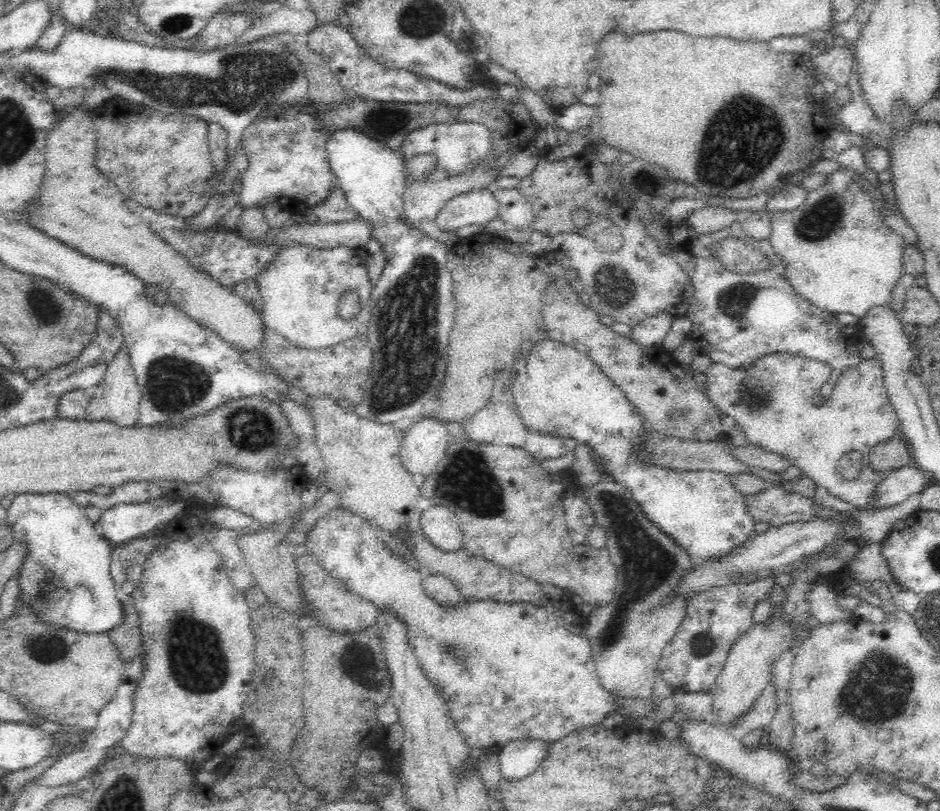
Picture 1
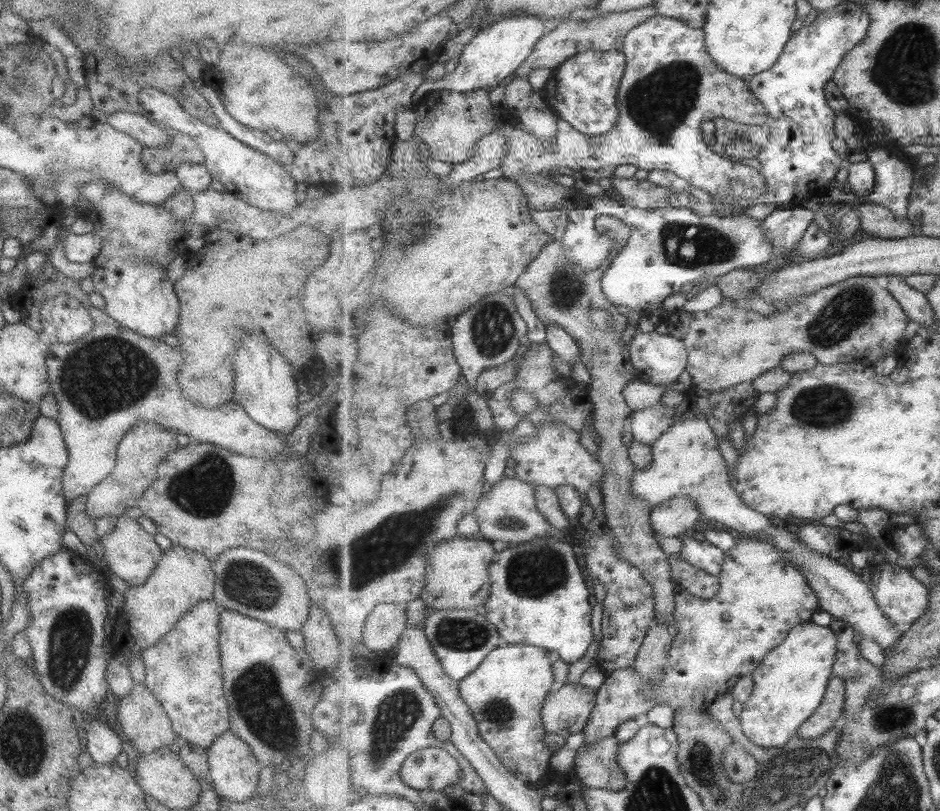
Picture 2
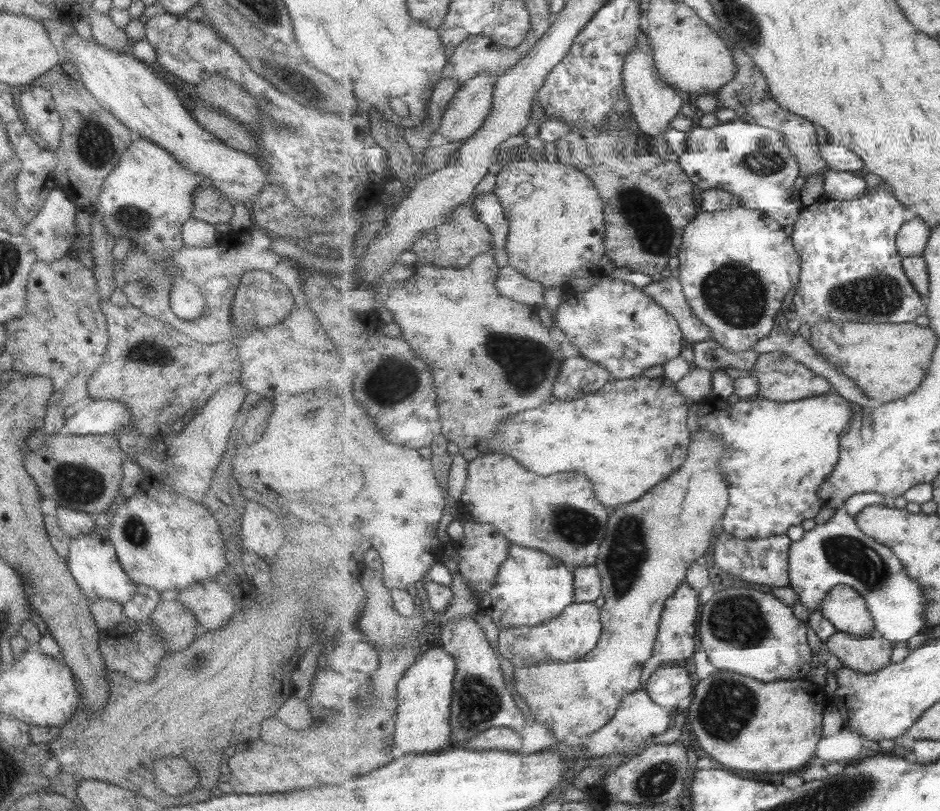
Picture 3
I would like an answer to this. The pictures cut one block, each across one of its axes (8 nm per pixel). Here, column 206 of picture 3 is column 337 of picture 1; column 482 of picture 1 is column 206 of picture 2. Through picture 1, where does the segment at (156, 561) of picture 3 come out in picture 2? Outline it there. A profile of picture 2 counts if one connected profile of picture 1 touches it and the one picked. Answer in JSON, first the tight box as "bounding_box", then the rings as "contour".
{"bounding_box":[140,598,230,750],"contour":[[[211,598],[191,607],[165,636],[140,653],[144,664],[144,685],[166,712],[173,732],[189,745],[207,750],[214,738],[229,729],[230,716],[222,691],[222,668],[219,660],[218,624],[222,607]]]}

